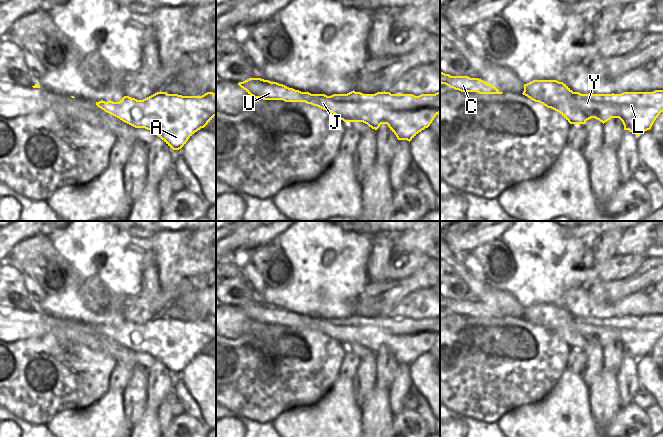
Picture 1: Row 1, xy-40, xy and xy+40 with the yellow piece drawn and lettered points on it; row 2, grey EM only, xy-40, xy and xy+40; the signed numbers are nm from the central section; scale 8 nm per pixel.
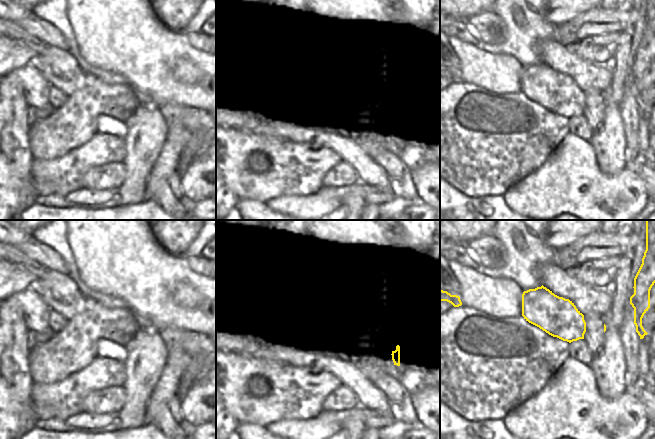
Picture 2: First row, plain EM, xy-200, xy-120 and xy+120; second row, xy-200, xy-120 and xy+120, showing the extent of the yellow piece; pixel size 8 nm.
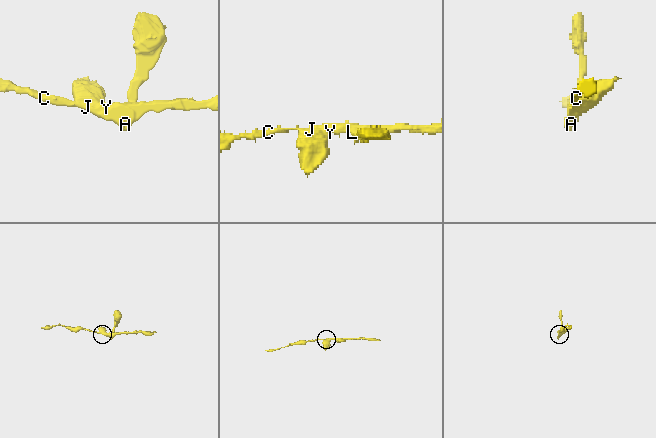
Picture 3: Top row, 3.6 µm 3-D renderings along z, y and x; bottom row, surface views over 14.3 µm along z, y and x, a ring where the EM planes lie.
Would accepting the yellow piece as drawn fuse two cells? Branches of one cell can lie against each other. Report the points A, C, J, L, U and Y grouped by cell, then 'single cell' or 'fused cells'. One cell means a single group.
A C J L U Y | single cell

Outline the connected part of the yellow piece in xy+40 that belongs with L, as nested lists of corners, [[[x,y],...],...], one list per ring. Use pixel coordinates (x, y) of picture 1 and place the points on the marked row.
[[[533,80],[524,84],[522,94],[559,112],[570,124],[586,124],[586,121],[591,118],[604,124],[611,118],[619,118],[624,125],[624,130],[629,130],[637,136],[650,130],[654,121],[663,112],[663,90],[621,94],[581,94],[573,92],[566,84],[557,80]]]

